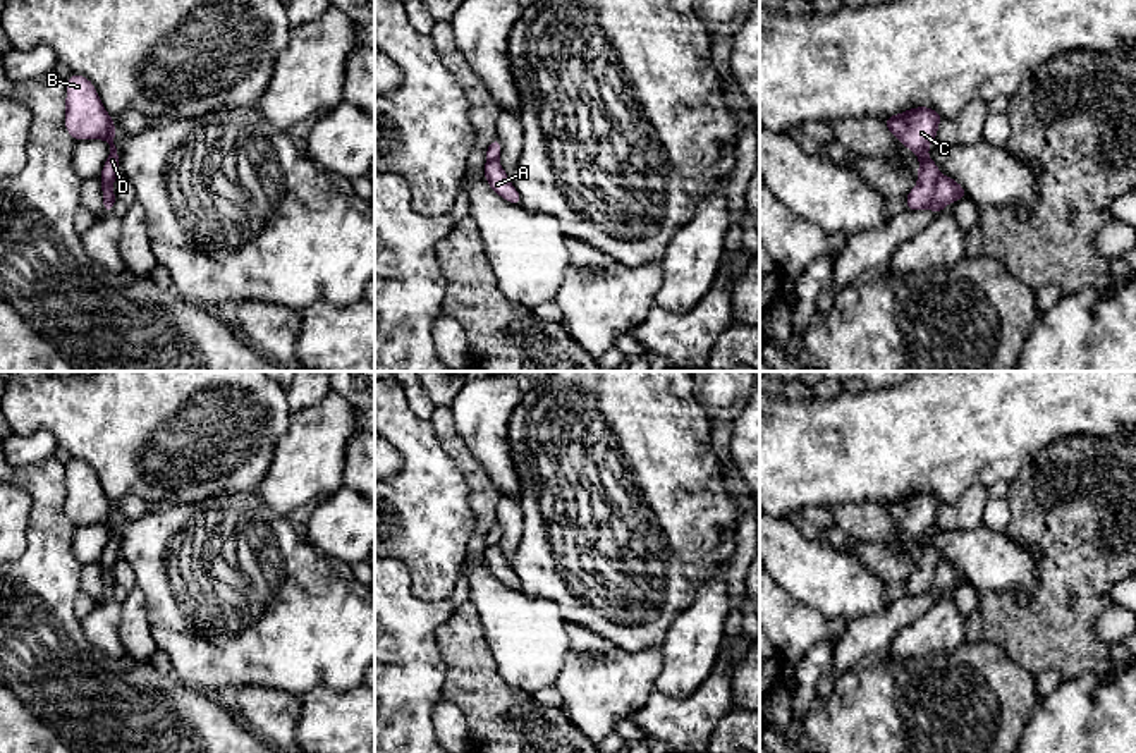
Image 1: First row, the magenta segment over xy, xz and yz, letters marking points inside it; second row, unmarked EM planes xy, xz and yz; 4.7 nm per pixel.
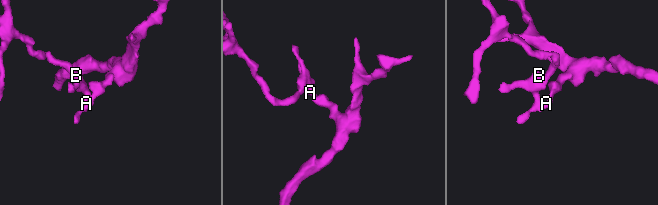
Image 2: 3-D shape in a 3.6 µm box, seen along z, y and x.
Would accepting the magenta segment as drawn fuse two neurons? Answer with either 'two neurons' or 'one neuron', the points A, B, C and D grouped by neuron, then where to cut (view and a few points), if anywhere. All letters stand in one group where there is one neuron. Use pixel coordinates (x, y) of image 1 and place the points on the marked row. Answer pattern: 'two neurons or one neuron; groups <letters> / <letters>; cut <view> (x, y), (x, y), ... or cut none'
two neurons; groups A / B C D; cut yz (940, 174), (934, 184), (934, 200), (928, 207)

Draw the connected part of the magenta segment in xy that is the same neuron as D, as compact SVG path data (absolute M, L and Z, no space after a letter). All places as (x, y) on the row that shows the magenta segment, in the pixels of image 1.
M72 74L67 81L65 119L64 126L76 141L105 139L110 144L110 155L100 174L101 184L115 182L120 165L115 141L113 119L105 110L95 84L79 74Z

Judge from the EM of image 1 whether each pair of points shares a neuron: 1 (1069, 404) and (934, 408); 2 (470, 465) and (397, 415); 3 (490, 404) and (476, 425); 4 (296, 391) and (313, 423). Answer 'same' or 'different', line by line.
1: same
2: different
3: same
4: different

